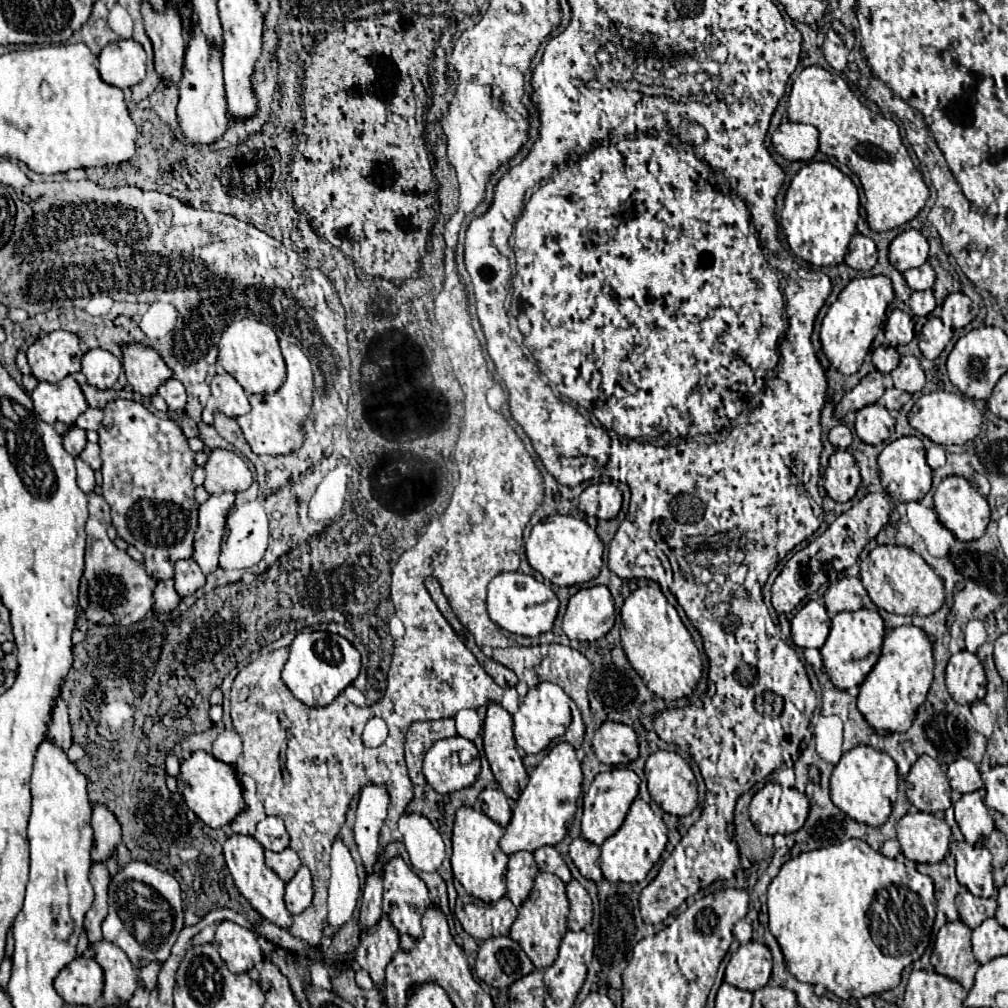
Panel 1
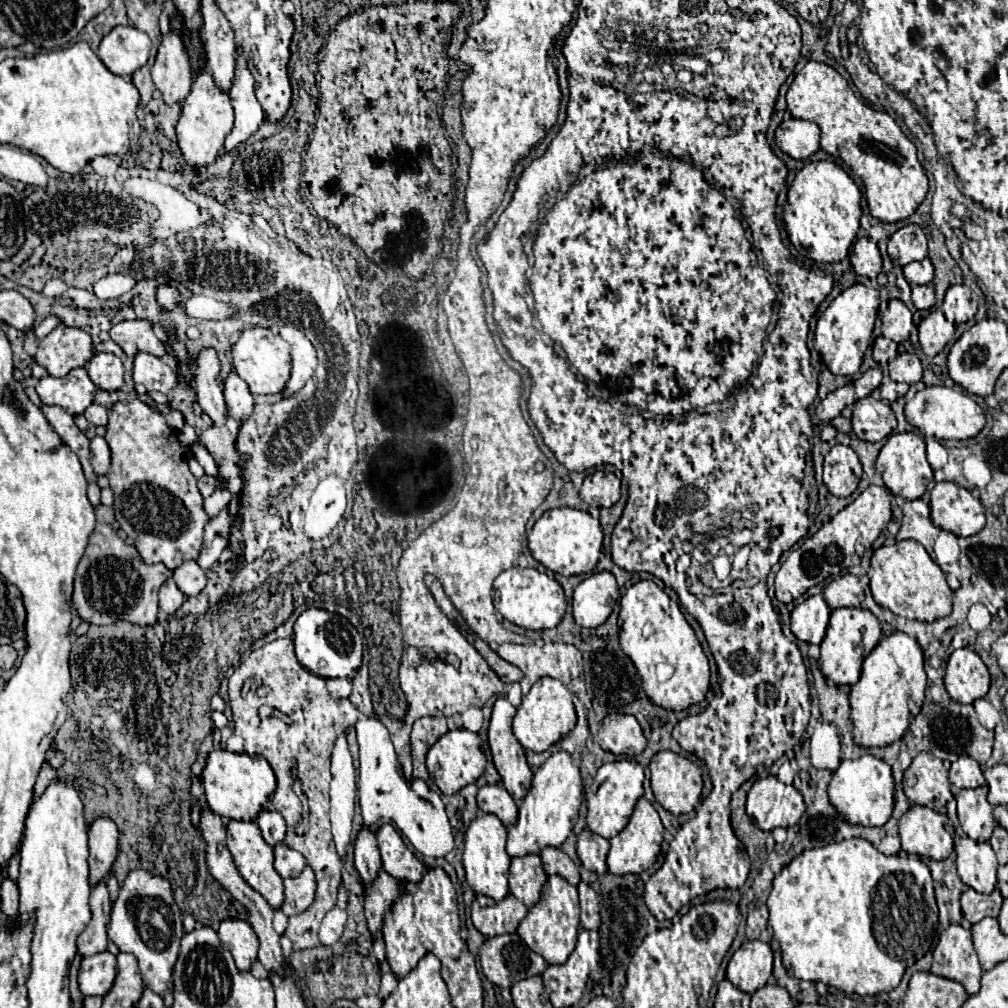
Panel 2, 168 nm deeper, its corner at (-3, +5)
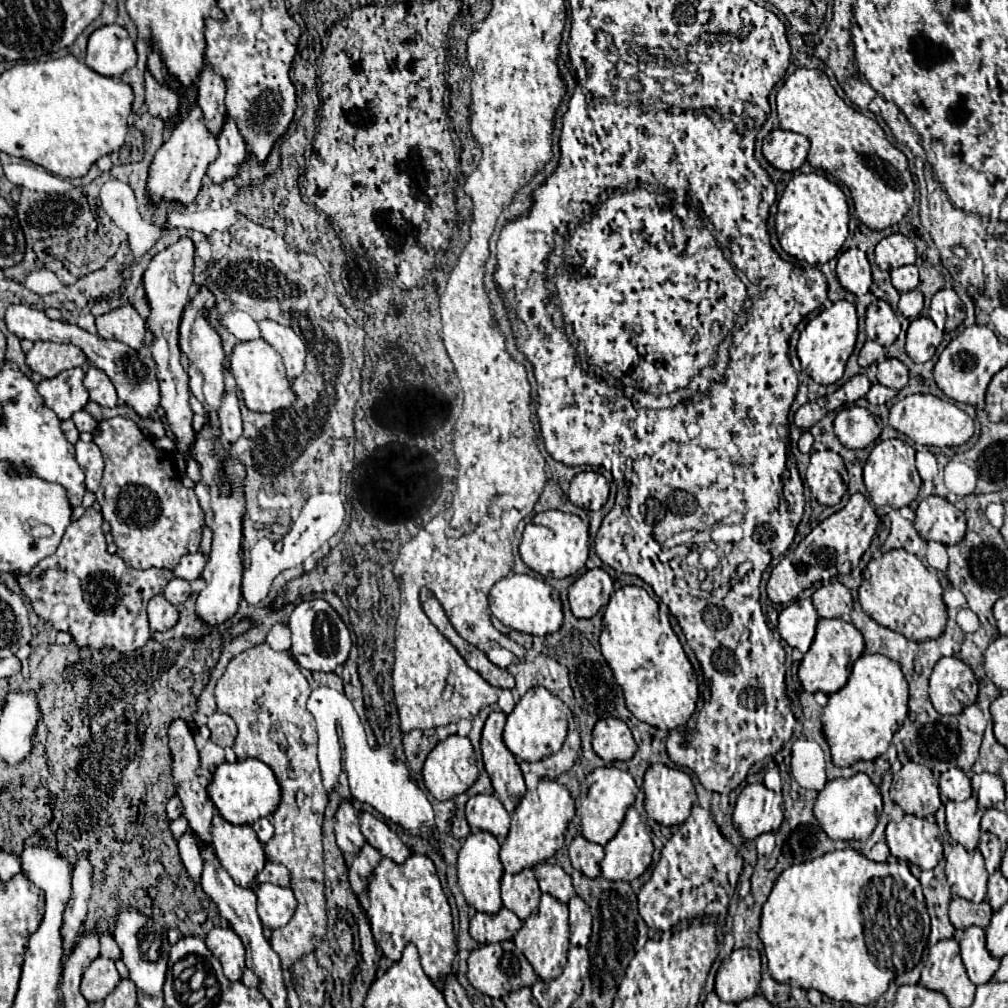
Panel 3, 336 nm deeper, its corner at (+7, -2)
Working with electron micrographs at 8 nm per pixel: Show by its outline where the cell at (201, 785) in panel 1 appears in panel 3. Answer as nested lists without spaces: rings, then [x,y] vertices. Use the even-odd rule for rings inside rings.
[[[245,759],[237,763],[223,763],[217,767],[209,783],[209,797],[223,815],[223,819],[235,825],[251,825],[277,809],[281,799],[281,787],[269,765],[259,759]]]

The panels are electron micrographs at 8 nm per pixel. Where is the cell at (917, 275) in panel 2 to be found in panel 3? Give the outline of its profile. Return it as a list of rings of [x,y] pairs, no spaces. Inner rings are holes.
[[[903,265],[899,269],[891,271],[891,283],[897,291],[911,291],[919,285],[919,273],[915,265]]]

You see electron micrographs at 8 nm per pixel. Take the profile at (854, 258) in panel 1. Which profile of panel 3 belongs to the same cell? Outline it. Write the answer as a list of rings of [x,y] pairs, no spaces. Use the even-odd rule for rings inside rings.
[[[851,247],[839,255],[835,273],[843,289],[851,291],[857,297],[865,295],[871,287],[871,265],[865,253],[857,247]]]

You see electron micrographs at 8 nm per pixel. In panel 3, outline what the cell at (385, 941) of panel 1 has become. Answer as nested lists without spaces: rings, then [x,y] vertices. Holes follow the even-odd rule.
[[[365,843],[363,851],[359,851],[359,855],[355,855],[355,859],[351,859],[349,881],[351,881],[351,887],[353,887],[355,895],[361,895],[361,893],[367,891],[369,877],[371,877],[373,869],[379,861],[381,861],[379,851],[375,851],[375,847],[371,847],[369,843]]]

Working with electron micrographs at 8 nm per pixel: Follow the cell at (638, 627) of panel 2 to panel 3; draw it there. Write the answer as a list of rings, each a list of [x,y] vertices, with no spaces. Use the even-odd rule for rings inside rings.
[[[625,585],[611,595],[603,613],[599,643],[615,681],[623,689],[627,709],[639,721],[667,731],[689,721],[699,697],[693,667],[669,621],[661,619],[657,601],[643,587]]]

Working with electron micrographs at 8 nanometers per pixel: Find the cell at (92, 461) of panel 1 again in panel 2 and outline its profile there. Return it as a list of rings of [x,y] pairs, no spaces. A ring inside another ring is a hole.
[[[95,436],[91,440],[91,464],[93,464],[93,470],[95,474],[107,474],[109,470],[109,462],[111,460],[111,452],[109,452],[109,446],[105,442],[105,438],[101,436]]]

